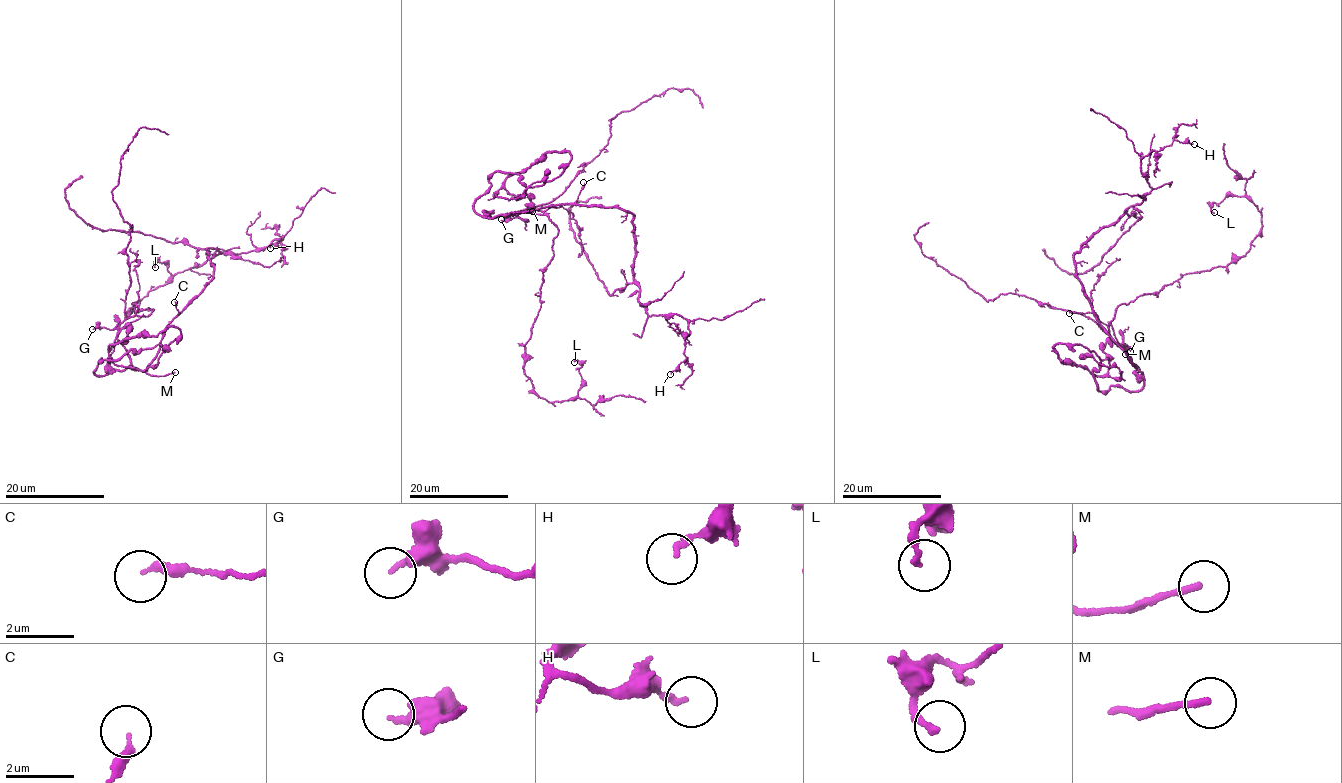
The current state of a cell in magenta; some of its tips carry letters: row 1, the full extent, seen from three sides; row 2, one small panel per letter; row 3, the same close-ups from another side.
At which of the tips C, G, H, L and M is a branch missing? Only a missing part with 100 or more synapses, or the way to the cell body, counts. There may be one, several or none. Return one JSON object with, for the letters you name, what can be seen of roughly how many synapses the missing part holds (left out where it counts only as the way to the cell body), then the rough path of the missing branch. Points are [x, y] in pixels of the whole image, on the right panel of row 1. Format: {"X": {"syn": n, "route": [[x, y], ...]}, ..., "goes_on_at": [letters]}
{"M": {"route": [[1125, 354], [1096, 317], [1109, 216], [1105, 142]]}, "goes_on_at": ["M"]}

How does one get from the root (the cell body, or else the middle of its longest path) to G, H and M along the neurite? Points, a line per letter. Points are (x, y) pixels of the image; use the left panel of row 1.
G: (146, 367), (141, 371), (134, 366), (114, 328), (92, 329)
H: (146, 367), (157, 356), (167, 326), (212, 279), (214, 265), (207, 250), (235, 256), (282, 240), (270, 248)
M: (146, 367), (147, 372), (153, 376), (175, 372)

